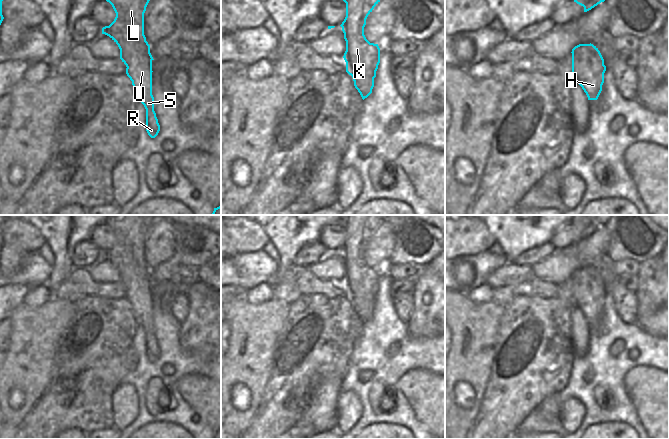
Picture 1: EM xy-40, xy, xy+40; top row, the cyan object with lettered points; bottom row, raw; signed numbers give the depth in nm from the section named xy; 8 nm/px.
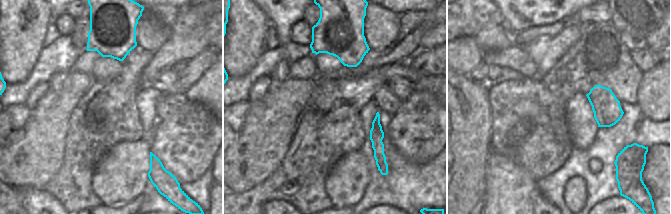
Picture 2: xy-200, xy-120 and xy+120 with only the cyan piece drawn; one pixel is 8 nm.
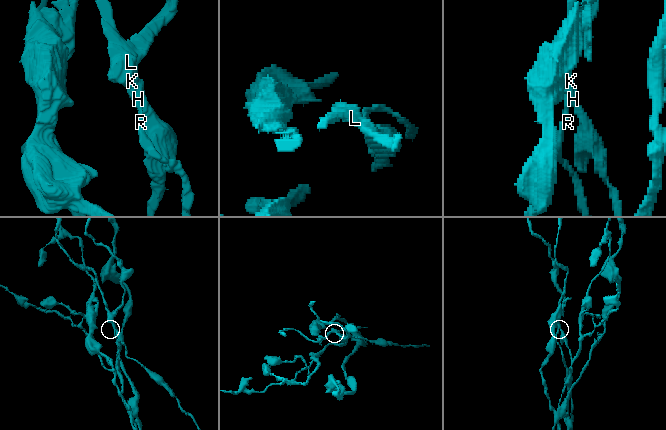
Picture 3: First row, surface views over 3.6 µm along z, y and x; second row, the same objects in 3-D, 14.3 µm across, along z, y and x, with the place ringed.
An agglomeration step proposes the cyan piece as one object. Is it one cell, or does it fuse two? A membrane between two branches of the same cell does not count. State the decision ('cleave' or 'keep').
cleave

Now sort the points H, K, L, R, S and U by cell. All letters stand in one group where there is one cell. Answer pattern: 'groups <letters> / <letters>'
groups H K L / R S U

